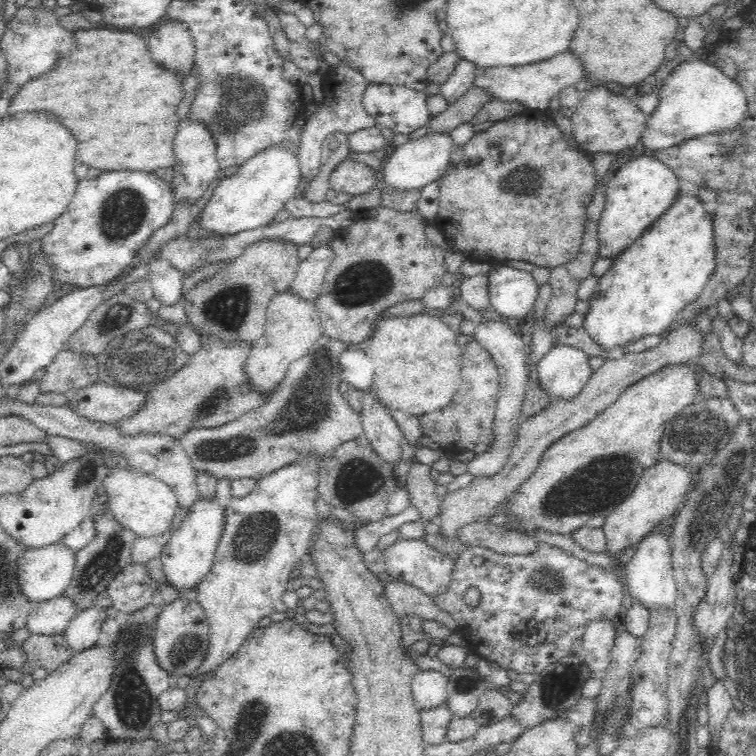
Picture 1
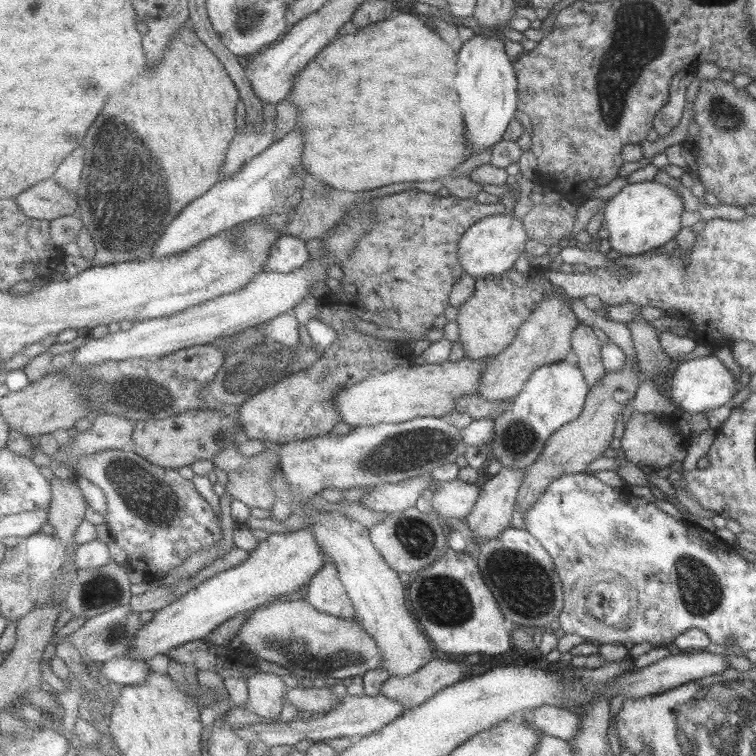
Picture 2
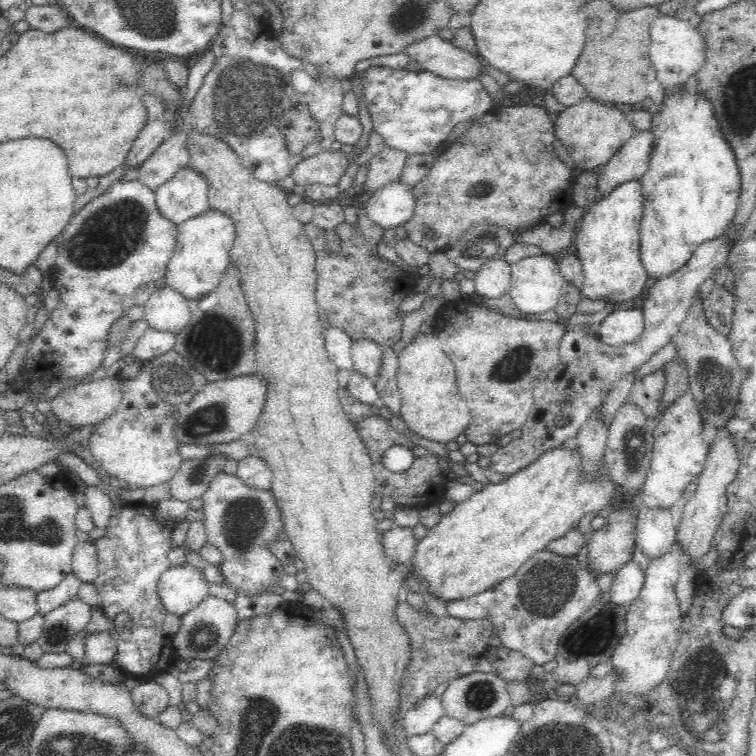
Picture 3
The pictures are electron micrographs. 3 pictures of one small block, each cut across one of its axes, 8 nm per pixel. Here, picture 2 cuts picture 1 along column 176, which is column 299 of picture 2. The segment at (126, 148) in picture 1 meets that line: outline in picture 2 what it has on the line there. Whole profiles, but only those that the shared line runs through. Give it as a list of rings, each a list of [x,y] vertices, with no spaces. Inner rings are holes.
[[[396,12],[383,22],[339,35],[318,56],[297,78],[293,94],[301,106],[297,126],[305,130],[307,140],[302,163],[324,184],[363,192],[395,182],[444,180],[471,156],[466,116],[455,90],[458,53],[425,20]]]

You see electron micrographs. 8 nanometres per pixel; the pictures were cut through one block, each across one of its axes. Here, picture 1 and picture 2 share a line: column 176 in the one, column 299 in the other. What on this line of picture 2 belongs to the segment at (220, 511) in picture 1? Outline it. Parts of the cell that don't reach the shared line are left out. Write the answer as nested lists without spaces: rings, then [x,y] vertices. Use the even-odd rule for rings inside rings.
[[[306,524],[300,529],[297,532],[269,534],[240,565],[203,581],[167,608],[156,612],[135,637],[130,653],[137,651],[143,660],[153,658],[155,654],[167,655],[177,646],[211,634],[217,626],[245,610],[254,610],[270,600],[286,599],[288,594],[301,590],[321,570],[327,555],[319,540],[315,540],[317,536],[313,525]]]

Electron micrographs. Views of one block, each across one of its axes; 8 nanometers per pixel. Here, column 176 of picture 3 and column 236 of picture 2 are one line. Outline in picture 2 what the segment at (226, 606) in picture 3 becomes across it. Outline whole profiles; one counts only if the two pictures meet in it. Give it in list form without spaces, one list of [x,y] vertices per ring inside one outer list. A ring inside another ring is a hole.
[[[306,598],[279,599],[267,607],[259,607],[246,618],[229,644],[239,654],[263,659],[288,669],[300,678],[351,678],[369,670],[382,668],[382,652],[373,636],[355,618],[342,619],[321,612]]]

